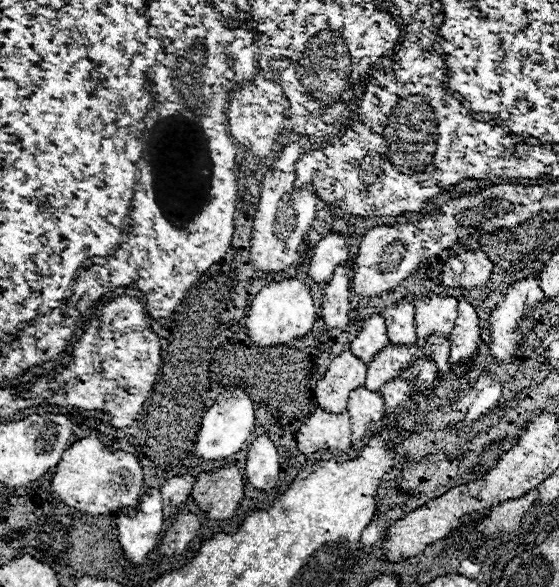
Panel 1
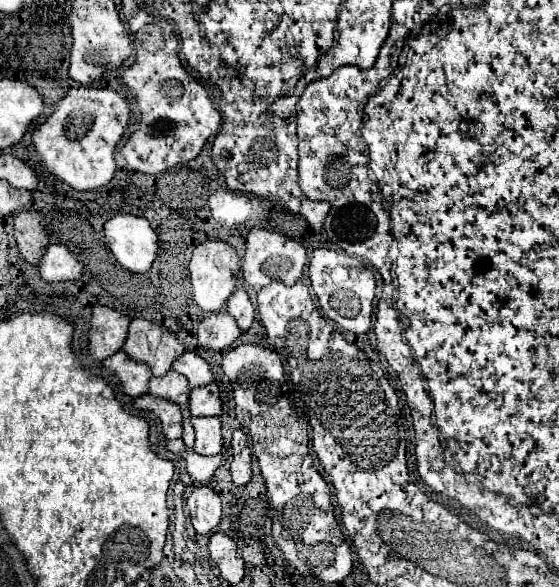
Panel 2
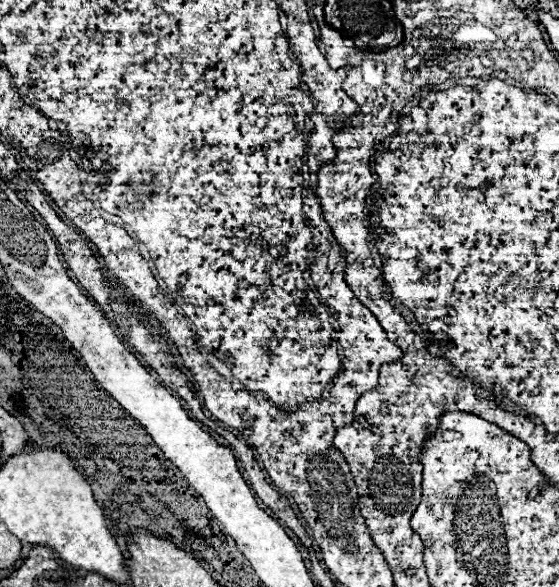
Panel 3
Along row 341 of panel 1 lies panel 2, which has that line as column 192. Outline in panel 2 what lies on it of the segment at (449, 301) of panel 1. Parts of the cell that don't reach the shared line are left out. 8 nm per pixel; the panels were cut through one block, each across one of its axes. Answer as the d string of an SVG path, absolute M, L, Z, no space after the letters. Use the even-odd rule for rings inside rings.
M192 418L192 426L196 430L194 452L204 456L222 452L222 432L218 418Z

